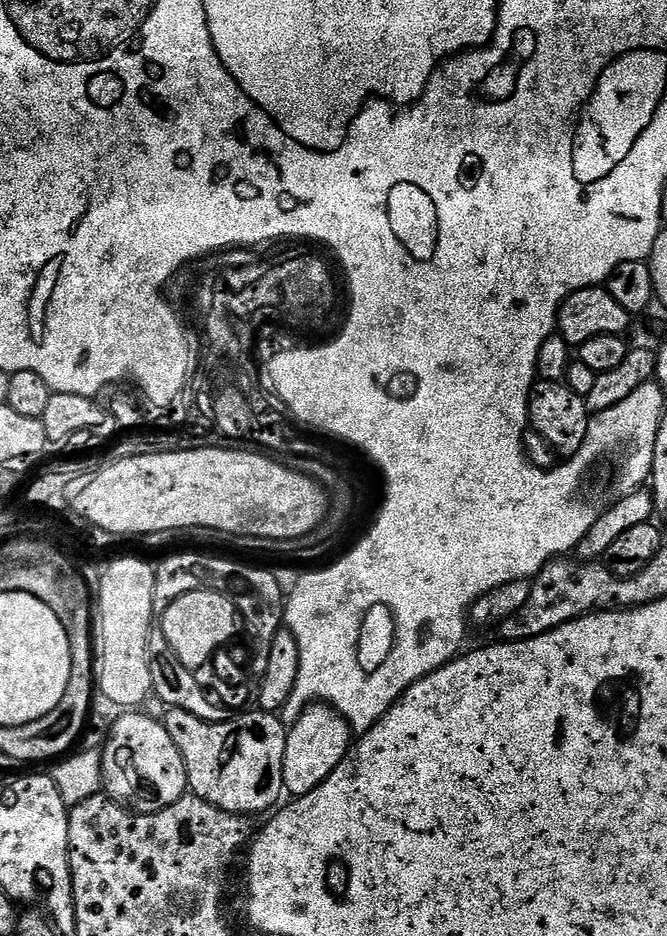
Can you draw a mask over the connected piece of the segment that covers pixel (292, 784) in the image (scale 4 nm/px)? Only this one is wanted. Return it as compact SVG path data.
M317 702L300 715L288 728L286 738L286 754L284 755L284 786L293 797L305 796L310 794L319 784L326 782L330 774L341 762L347 760L348 753L354 744L354 733L348 723L342 719L333 708Z

